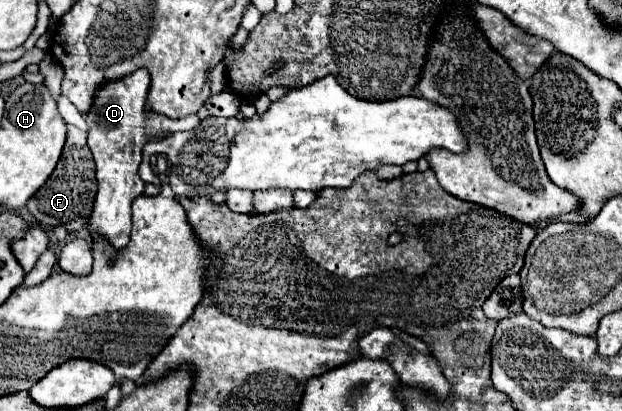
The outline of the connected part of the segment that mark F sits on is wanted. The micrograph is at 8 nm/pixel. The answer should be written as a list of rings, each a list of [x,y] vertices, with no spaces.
[[[66,125],[66,143],[62,157],[46,181],[46,185],[40,187],[40,191],[26,203],[28,211],[34,215],[34,219],[40,225],[52,225],[52,227],[66,227],[68,231],[80,231],[88,225],[88,217],[94,209],[94,199],[96,199],[96,167],[92,161],[92,153],[86,145],[86,133],[76,129],[74,125]]]

